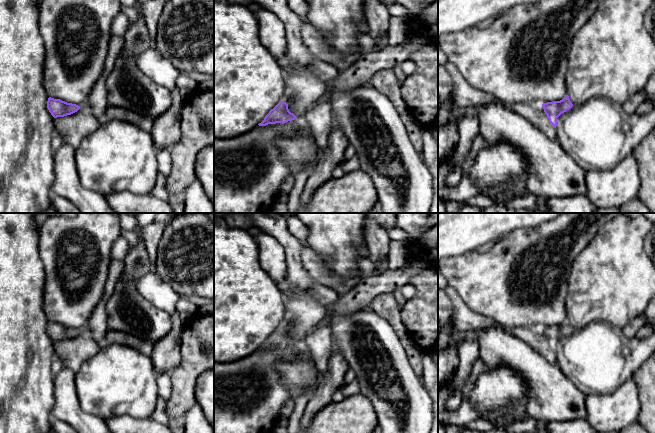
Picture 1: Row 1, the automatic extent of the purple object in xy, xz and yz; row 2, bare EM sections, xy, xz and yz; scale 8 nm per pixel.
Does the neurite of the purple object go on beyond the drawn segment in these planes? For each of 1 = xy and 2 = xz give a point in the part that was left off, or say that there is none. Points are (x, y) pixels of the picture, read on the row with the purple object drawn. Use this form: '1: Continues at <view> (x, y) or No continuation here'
1: No continuation here
2: No continuation here

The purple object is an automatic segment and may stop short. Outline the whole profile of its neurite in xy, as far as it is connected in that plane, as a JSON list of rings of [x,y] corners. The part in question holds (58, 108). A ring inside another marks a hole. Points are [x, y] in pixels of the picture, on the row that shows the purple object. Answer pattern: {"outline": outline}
{"outline": [[[49,97],[47,101],[47,108],[51,115],[54,118],[57,118],[71,115],[77,112],[81,107],[76,104],[67,103],[60,99],[54,99]]]}

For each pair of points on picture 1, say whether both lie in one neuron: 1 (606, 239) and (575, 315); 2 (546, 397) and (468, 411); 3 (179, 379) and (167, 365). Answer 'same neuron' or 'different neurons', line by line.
1: same neuron
2: different neurons
3: different neurons

